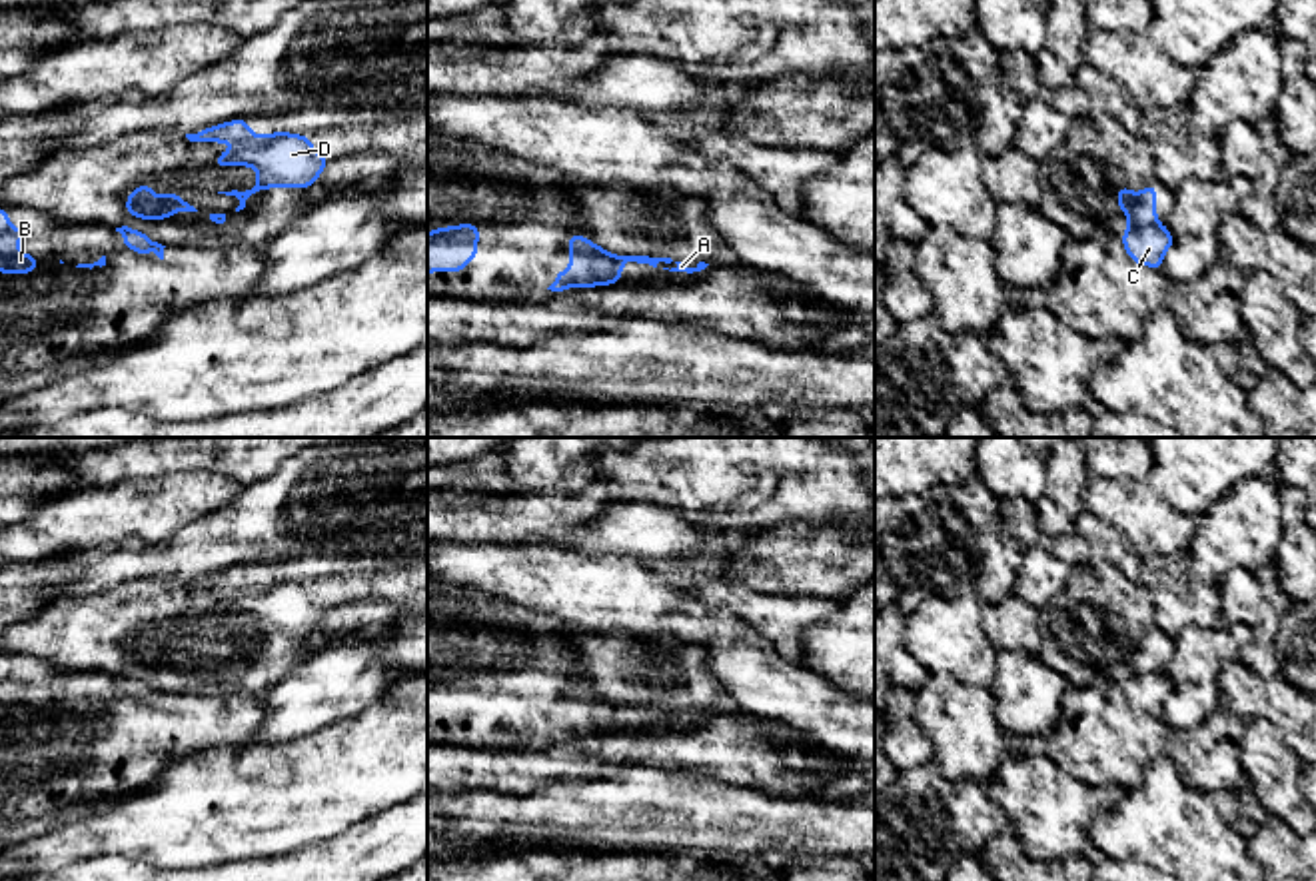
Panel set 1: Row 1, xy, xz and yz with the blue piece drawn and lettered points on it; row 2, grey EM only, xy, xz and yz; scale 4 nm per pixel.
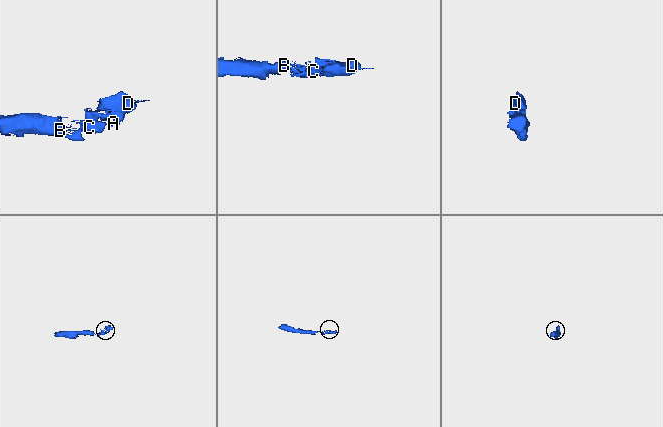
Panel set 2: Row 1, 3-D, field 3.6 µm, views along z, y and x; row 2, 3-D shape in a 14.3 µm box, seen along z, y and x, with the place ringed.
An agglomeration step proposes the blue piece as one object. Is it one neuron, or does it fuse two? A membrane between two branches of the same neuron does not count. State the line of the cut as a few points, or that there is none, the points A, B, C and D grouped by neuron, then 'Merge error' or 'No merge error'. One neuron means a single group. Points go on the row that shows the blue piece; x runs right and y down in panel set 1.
Split along yz (1161, 226), (1135, 226), (1129, 232). Groups: A D / B C. Merge error

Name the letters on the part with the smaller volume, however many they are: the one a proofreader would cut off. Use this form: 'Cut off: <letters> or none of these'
Cut off: A, D

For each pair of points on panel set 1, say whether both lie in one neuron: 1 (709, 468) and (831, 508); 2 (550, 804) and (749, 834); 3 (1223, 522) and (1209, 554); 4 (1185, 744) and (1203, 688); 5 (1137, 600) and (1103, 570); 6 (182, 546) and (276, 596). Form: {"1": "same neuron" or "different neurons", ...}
{"1": "same neuron", "2": "same neuron", "3": "same neuron", "4": "different neurons", "5": "same neuron", "6": "different neurons"}

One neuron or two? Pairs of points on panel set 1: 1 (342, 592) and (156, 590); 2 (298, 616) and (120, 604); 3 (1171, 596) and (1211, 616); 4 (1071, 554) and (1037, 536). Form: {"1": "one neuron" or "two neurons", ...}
{"1": "one neuron", "2": "one neuron", "3": "one neuron", "4": "one neuron"}

